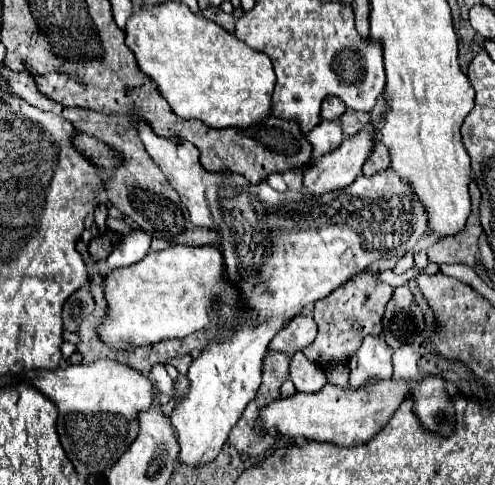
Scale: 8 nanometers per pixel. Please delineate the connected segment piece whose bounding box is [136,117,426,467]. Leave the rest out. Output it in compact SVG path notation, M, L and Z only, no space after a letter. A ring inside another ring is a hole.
M136 117L136 129L150 157L160 165L160 169L172 181L172 187L176 187L176 191L180 193L182 203L190 211L192 223L222 233L222 253L228 267L228 279L238 285L248 309L254 311L256 319L260 321L260 325L248 321L248 325L240 325L240 329L232 337L224 339L222 343L208 345L202 355L190 365L190 393L182 403L178 403L170 421L180 445L178 461L188 467L200 467L218 457L230 429L238 423L242 411L260 387L262 359L266 355L270 339L278 333L278 329L284 327L304 307L326 297L350 277L364 271L370 263L378 259L398 257L414 247L426 233L424 207L416 203L408 185L404 185L396 177L396 173L392 173L392 169L378 171L370 177L360 175L348 189L338 189L336 193L326 193L324 197L308 197L308 193L304 191L278 193L266 181L252 185L236 173L232 177L226 177L224 173L206 171L200 165L198 149L190 141L160 137L142 117Z

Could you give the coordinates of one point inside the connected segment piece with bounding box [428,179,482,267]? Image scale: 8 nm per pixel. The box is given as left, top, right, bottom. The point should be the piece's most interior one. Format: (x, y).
(462, 248)

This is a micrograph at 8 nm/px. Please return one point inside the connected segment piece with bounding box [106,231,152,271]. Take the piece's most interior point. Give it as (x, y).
(134, 246)

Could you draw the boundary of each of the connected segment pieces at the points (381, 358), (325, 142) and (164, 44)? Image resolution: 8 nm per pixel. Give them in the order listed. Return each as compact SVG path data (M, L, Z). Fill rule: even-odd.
M364 337L350 359L350 385L358 387L368 377L392 377L392 349L382 337Z
M322 119L316 125L316 129L312 129L308 133L308 141L312 141L312 147L316 149L316 159L320 159L322 155L334 151L342 143L342 139L344 139L344 135L342 135L340 121Z
M184 3L142 7L128 19L126 45L132 49L140 71L156 83L178 117L200 119L216 129L248 129L270 117L276 83L270 57L244 45L206 17L194 15Z

